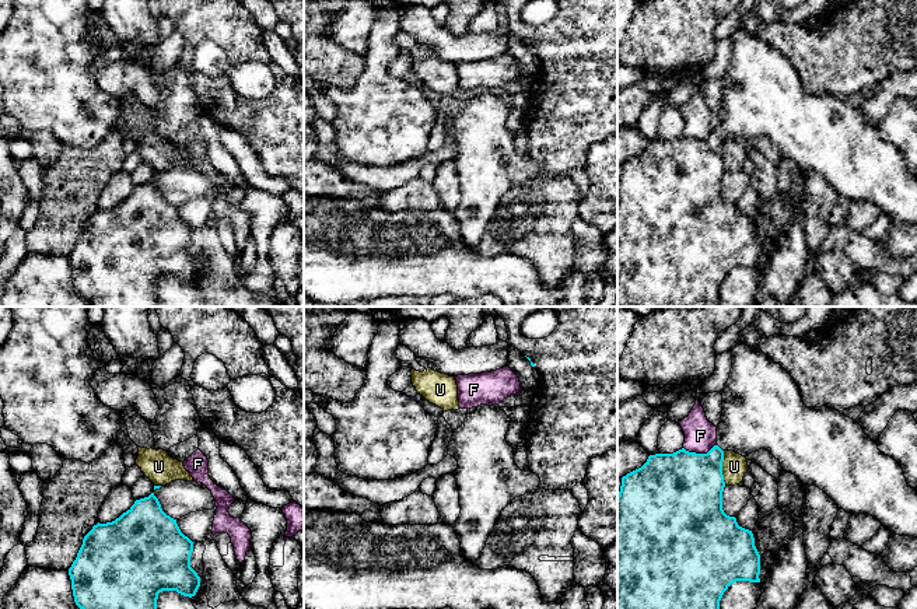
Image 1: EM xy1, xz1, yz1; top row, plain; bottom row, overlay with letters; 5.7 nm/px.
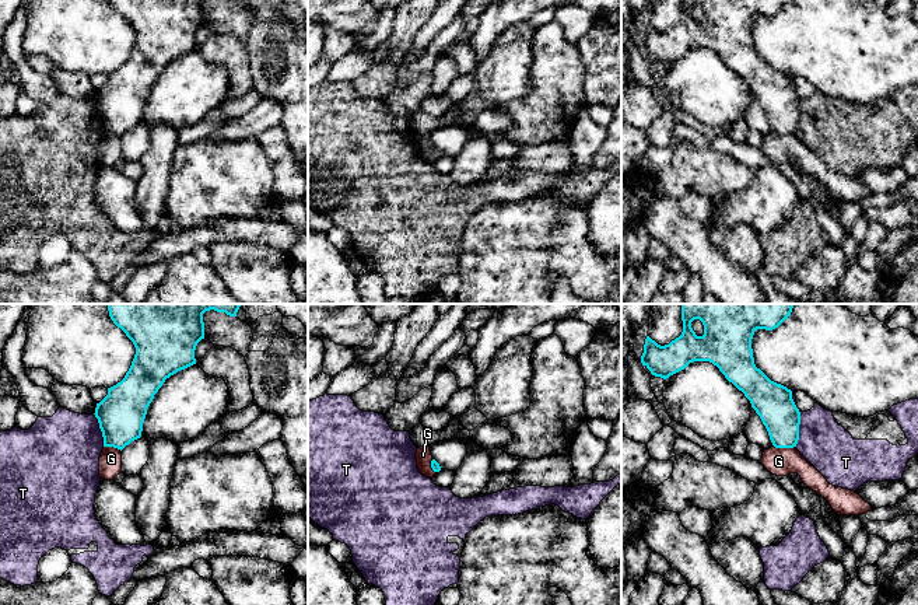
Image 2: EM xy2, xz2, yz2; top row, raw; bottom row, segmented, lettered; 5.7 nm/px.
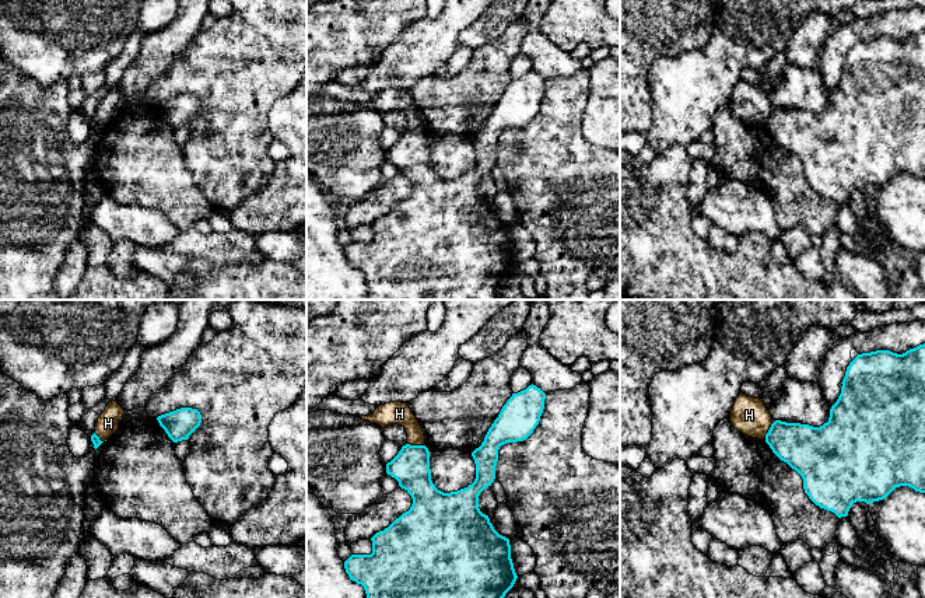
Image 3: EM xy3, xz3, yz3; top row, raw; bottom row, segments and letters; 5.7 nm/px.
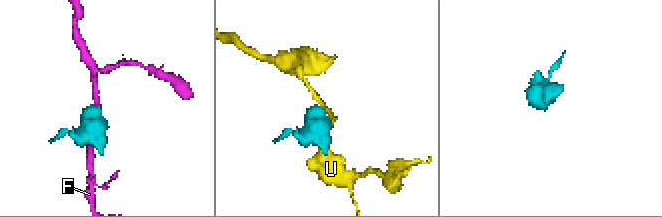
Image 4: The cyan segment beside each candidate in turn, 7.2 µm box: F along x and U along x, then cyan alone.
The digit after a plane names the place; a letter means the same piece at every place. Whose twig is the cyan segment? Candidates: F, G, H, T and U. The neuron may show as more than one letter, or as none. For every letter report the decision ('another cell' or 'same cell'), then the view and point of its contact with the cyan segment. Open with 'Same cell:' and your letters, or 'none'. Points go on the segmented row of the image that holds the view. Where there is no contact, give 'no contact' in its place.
Same cell: none
F: another cell; contact yz1 (699, 454)
G: another cell; contact yz2 (784, 447)
H: another cell; contact xz3 (416, 446)
T: another cell; contact yz2 (798, 430)
U: another cell; contact yz1 (721, 468)

